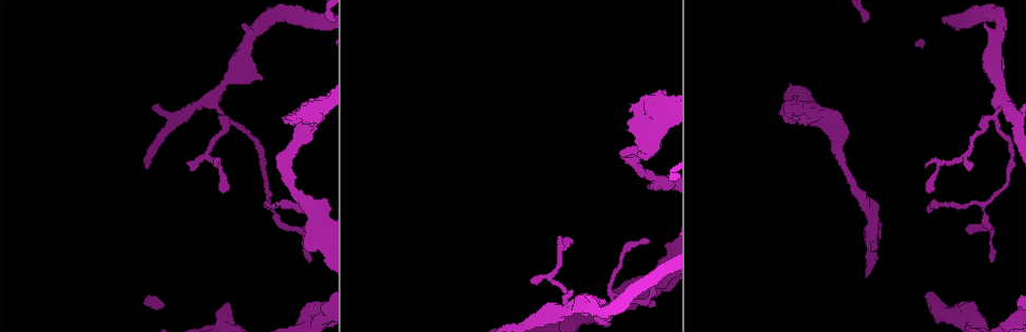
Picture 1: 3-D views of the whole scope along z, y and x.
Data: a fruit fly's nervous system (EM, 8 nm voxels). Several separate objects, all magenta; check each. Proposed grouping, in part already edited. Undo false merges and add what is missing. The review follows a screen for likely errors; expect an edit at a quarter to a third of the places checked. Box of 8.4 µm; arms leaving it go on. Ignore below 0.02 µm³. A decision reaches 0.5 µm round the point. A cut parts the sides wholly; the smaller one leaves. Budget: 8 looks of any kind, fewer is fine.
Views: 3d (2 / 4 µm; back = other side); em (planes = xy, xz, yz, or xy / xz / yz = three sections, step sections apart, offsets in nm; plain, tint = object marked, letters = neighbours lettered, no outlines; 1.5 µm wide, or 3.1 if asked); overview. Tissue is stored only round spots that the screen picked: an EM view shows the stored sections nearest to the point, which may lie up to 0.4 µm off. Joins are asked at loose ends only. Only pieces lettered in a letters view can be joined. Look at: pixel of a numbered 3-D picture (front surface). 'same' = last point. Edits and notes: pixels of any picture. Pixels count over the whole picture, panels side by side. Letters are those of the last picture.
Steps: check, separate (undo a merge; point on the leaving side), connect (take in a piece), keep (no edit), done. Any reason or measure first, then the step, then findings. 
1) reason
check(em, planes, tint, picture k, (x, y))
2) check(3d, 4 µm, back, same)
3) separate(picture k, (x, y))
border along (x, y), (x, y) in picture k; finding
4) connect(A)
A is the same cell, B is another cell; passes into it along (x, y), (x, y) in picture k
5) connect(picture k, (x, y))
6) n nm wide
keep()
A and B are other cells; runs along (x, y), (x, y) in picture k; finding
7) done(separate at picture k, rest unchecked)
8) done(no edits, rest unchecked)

branch stops here
check(em, planes, tint, picture 1, (647, 184))

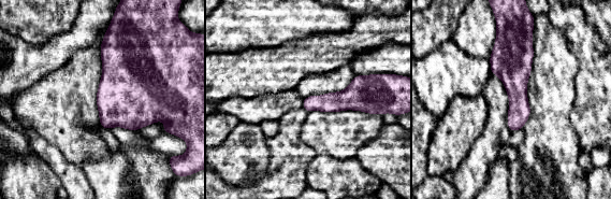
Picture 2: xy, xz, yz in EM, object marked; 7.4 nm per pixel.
check(em, planes, letters, same)

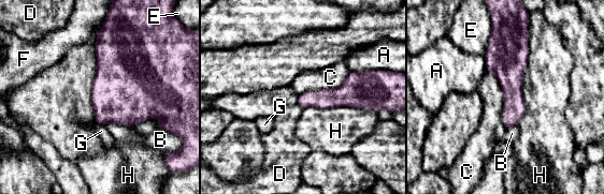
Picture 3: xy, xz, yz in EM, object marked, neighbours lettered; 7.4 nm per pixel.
keep()
A, B, C, D, E, F, G and H are other cells; border along (350, 72), (336, 87), (298, 95) in picture 3; none of them fits

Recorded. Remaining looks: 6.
an open end
check(3d, 2 µm, back, picture 1, (565, 237))

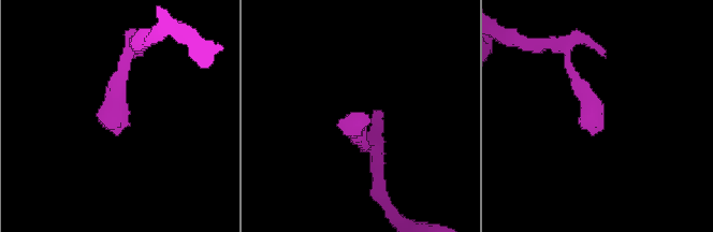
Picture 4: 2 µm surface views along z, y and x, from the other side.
check(em, planes, letters, picture 4, (596, 131))

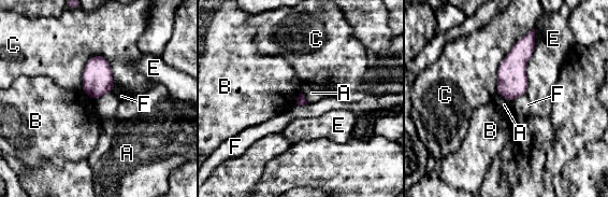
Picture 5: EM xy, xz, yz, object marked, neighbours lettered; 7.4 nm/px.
keep()
A, B, C, E and F are other cells; border along (112, 90), (102, 94), (95, 100) in picture 5; none of them fits

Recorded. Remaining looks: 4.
thick end
check(3d, 4 µm, picture 1, (794, 119))

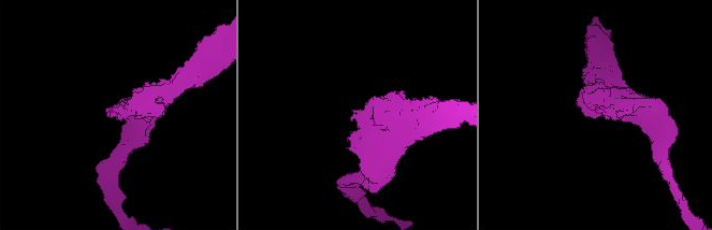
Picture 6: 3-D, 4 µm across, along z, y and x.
need the tissue
check(em, yz, step 8, tint, picture 6, (351, 119))

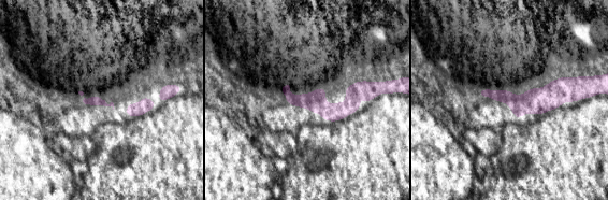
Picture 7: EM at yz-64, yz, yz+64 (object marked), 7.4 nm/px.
cut it another way
check(em, planes, letters, same)

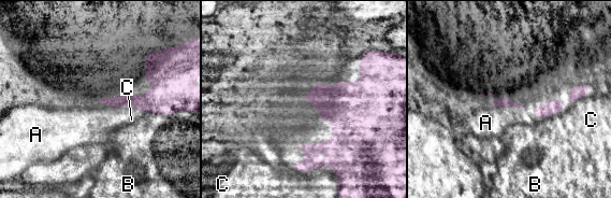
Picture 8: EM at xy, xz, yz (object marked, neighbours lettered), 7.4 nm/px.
connect(A)
A is the same cell, B and C are other cells; passes into it along (146, 101), (114, 107), (86, 124) in picture 8; the neuron continues

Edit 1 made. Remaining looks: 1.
done(connect at picture 8, rest unchecked)

